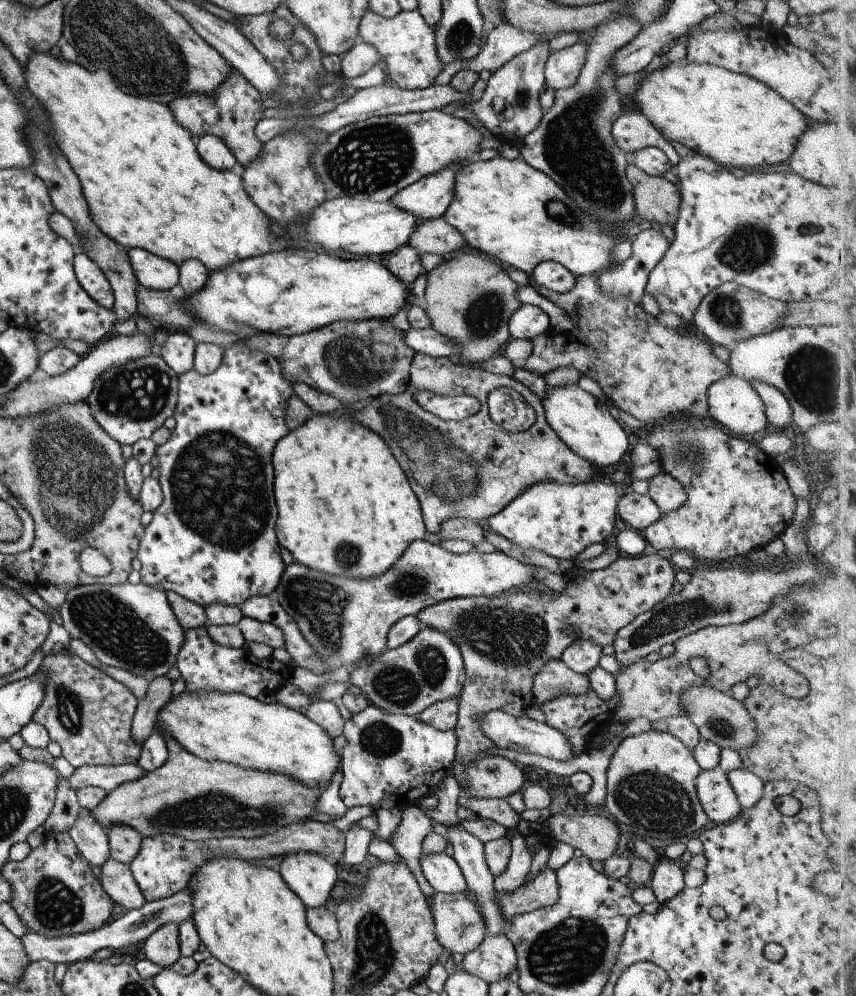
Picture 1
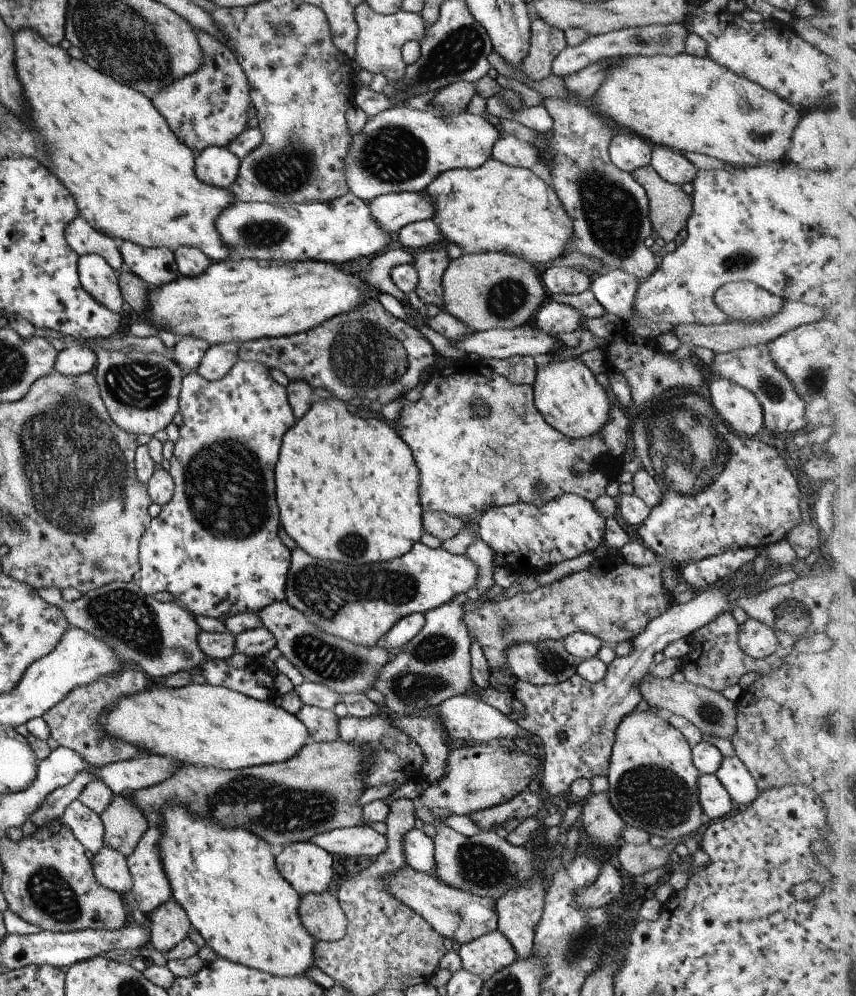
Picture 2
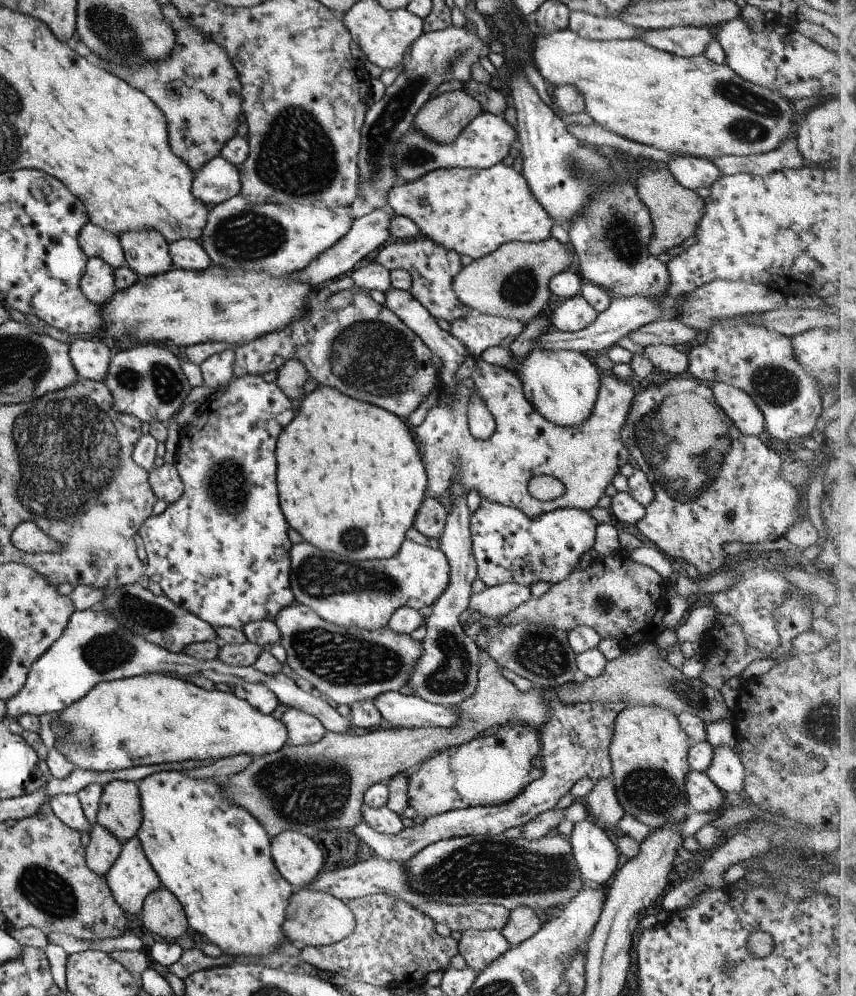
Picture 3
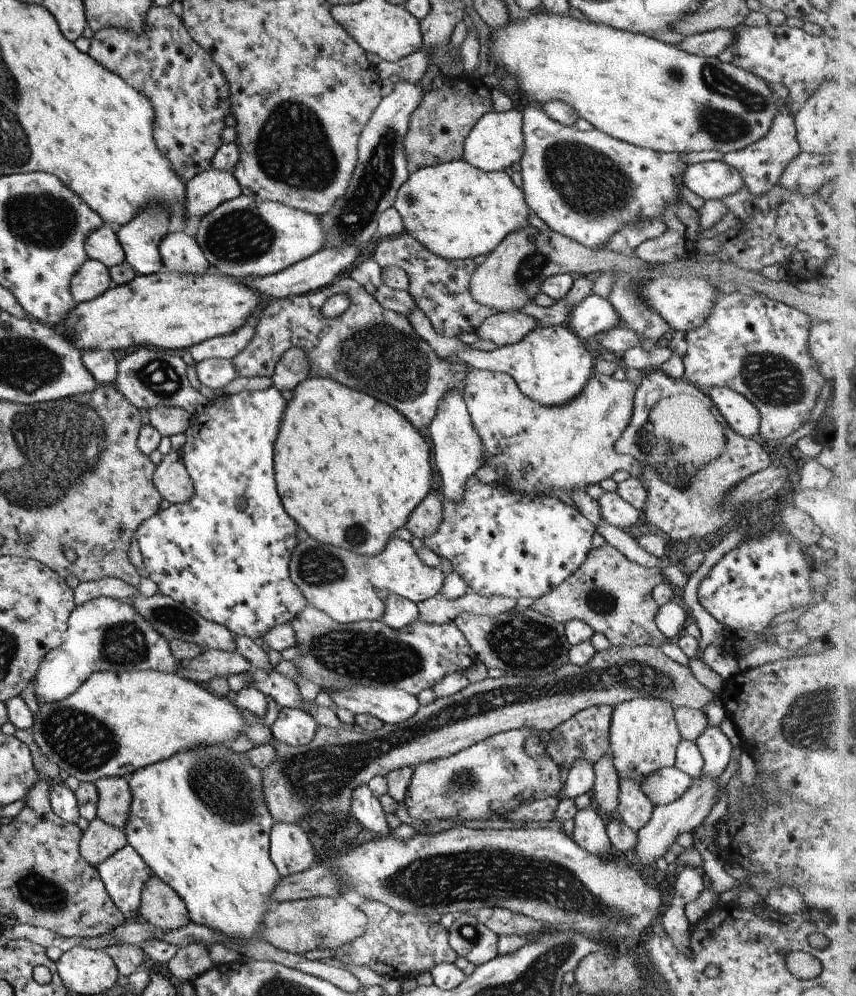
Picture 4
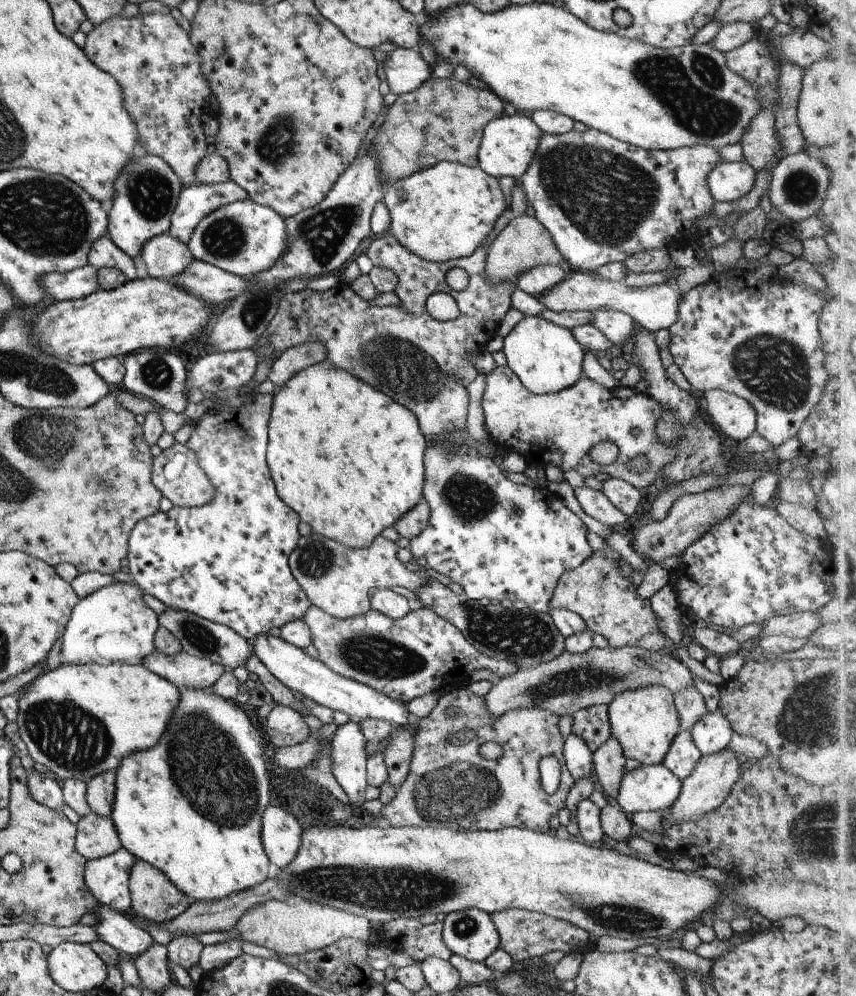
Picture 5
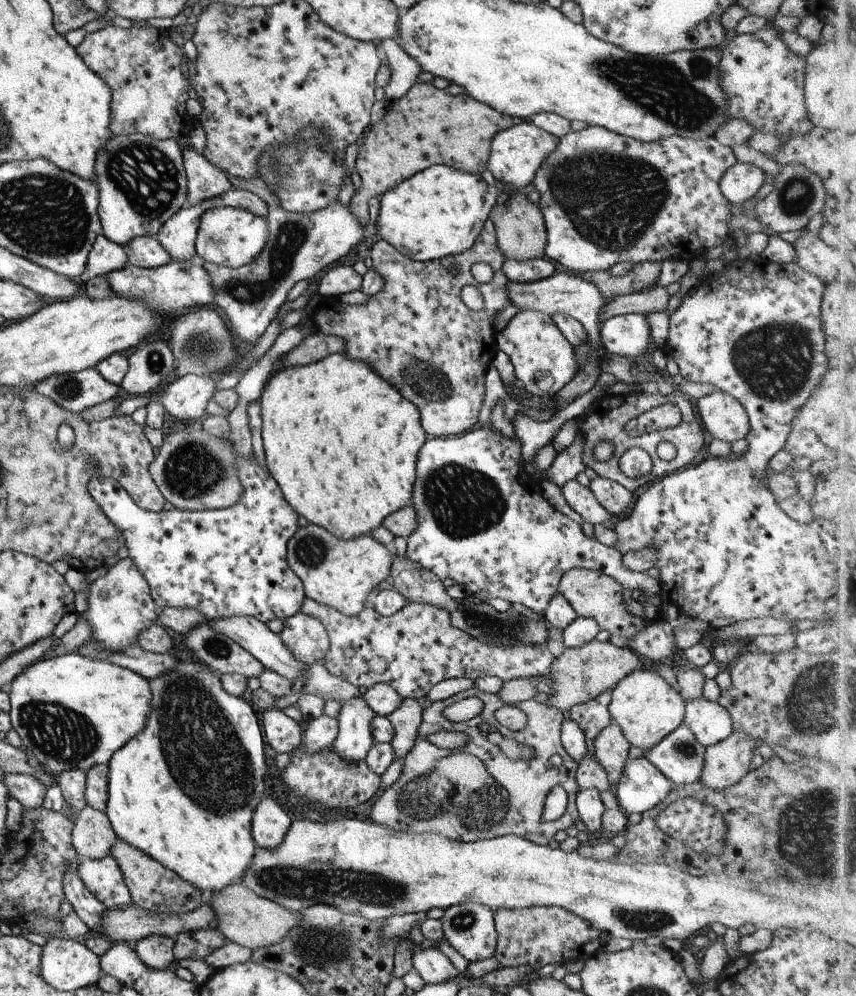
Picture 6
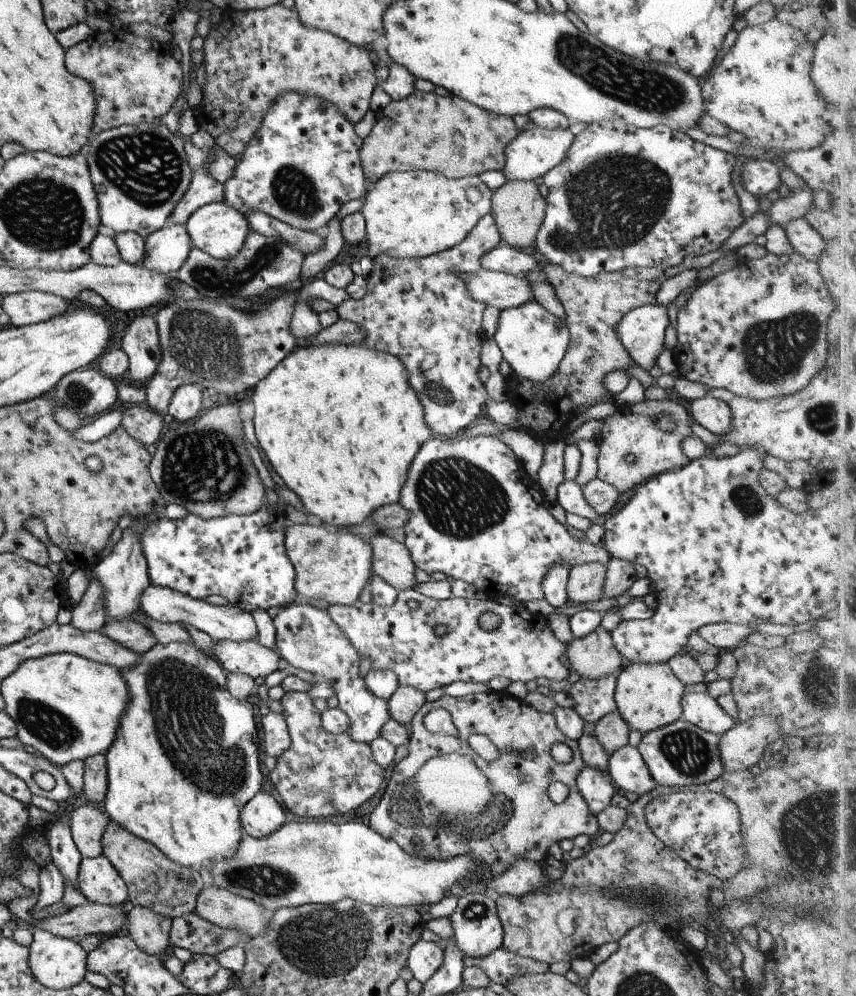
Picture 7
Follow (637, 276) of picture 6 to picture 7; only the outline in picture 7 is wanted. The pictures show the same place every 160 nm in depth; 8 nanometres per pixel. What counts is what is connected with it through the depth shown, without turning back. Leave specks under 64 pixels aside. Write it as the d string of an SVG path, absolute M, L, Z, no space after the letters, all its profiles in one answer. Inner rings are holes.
M549 262L544 265L543 273L563 307L564 321L569 331L570 343L558 364L557 370L549 376L547 381L525 386L523 380L512 372L504 378L504 396L511 406L516 408L515 430L527 433L544 446L547 442L562 441L563 429L566 424L572 418L581 416L585 408L599 402L611 401L613 395L604 387L604 376L613 371L624 370L630 364L635 364L629 353L618 341L616 326L631 309L653 303L660 286L655 281L637 281L625 278L621 271L599 273L589 278L580 277Z

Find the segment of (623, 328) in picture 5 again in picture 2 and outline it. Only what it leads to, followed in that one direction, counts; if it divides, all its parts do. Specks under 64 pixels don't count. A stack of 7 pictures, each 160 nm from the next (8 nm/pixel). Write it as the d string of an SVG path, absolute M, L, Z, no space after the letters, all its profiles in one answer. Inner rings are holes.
M547 299L534 312L529 324L555 336L559 332L573 332L579 326L581 316L573 306Z

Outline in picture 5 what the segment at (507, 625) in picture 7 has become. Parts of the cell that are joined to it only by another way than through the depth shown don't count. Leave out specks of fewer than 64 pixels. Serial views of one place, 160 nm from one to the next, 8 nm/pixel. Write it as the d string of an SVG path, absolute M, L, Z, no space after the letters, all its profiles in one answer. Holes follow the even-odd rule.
M310 604L301 619L310 630L312 645L318 652L317 660L334 673L357 681L405 704L417 696L427 694L427 692L434 692L439 688L443 689L446 684L466 685L473 671L486 670L502 679L518 670L516 664L510 660L494 659L478 653L463 638L457 628L425 607L414 608L407 612L404 617L395 620L371 608L359 616L336 619Z

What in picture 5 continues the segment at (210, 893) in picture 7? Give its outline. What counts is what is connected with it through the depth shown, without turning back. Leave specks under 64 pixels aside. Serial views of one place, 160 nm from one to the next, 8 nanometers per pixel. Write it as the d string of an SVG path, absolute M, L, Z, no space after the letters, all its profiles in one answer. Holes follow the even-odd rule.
M269 899L248 908L237 920L233 930L241 941L249 941L273 949L277 955L300 955L334 943L341 937L353 937L367 941L371 923L363 917L343 909L334 909L319 903L301 899Z

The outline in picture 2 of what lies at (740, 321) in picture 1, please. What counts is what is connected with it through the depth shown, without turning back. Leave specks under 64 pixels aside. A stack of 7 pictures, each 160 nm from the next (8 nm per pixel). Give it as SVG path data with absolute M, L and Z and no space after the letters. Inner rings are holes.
M749 281L723 283L712 296L715 306L733 322L776 315L784 304L781 297Z

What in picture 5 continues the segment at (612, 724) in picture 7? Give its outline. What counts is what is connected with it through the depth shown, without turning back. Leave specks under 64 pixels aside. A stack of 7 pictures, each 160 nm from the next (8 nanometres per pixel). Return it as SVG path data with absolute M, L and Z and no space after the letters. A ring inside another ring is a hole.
M611 734L592 752L592 778L605 797L615 798L624 774L624 762L621 747Z

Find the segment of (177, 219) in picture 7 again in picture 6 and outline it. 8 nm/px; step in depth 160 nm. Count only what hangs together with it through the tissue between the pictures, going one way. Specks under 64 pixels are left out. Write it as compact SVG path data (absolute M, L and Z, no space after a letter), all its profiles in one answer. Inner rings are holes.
M195 149L182 150L182 165L186 174L185 206L195 206L222 195L232 188L227 177Z

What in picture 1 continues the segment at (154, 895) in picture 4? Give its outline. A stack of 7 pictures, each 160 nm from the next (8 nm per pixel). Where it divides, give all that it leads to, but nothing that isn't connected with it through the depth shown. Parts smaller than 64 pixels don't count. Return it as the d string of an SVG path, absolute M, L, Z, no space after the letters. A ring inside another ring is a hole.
M167 923L154 930L142 942L145 959L169 968L180 957L178 949L178 925Z

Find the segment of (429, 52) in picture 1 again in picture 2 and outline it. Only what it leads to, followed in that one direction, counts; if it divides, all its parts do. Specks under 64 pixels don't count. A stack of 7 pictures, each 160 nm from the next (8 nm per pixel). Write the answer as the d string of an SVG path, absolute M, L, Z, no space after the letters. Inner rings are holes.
M360 2L353 13L357 27L354 44L355 67L373 74L383 74L387 81L398 81L404 75L406 64L401 59L401 46L407 40L419 42L425 34L426 24L420 14L397 11L392 15L380 15L365 2Z

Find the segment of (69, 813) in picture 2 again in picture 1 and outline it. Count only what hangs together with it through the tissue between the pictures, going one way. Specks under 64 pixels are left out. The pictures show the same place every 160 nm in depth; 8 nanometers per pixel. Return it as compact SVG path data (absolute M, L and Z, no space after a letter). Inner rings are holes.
M79 809L77 818L67 832L75 843L79 854L91 866L102 866L109 857L106 830L94 821L87 809Z

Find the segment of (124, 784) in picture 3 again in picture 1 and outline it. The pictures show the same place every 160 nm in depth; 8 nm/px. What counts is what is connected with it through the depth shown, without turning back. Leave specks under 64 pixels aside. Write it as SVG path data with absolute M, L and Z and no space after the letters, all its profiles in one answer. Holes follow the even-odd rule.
M111 825L106 830L106 837L109 857L126 865L137 854L142 838L127 825Z

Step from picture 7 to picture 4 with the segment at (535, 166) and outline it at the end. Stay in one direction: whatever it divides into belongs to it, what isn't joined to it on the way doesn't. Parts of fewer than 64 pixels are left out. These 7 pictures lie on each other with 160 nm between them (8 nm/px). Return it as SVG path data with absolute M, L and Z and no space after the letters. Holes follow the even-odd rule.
M513 108L504 112L491 110L477 119L466 136L462 146L461 160L485 172L502 171L509 167L516 168L523 151L522 112Z

